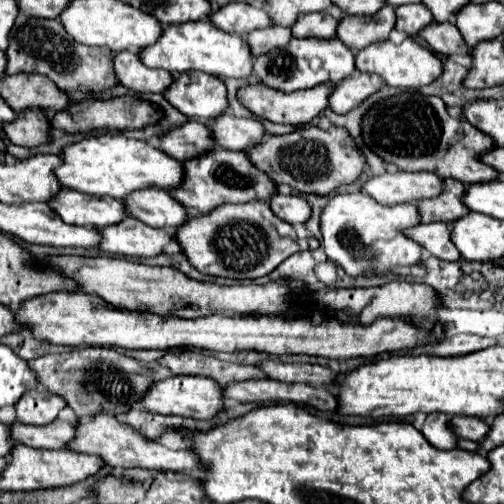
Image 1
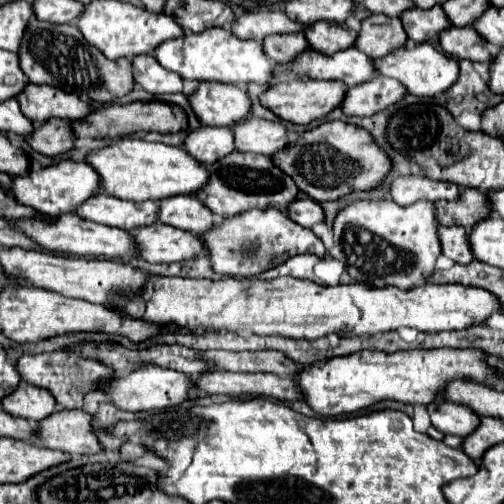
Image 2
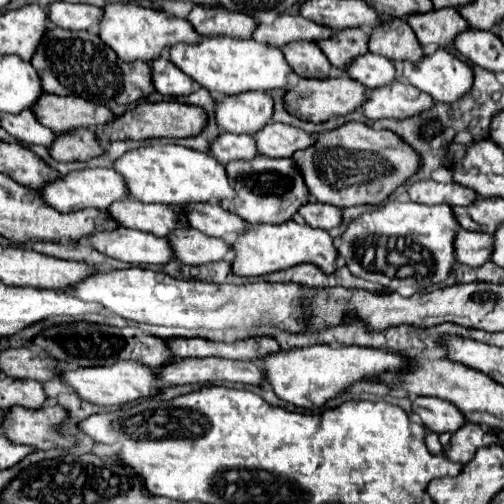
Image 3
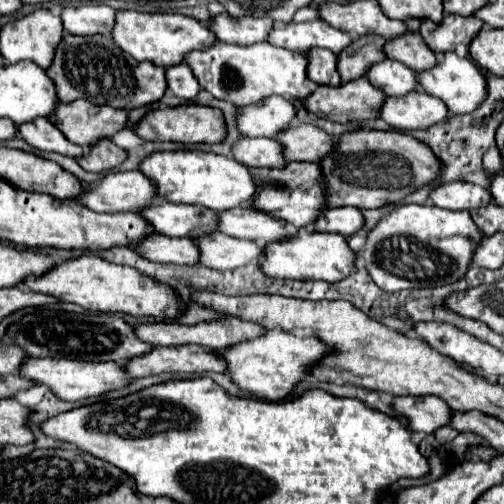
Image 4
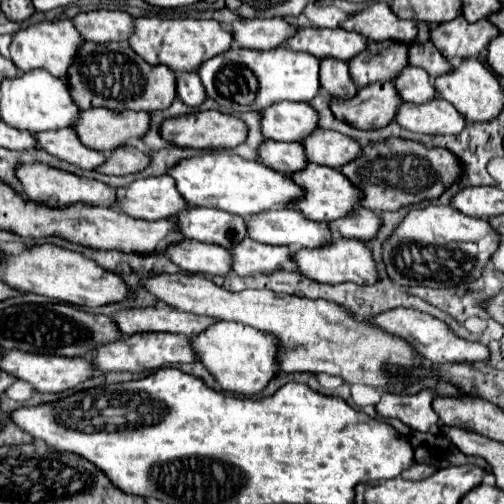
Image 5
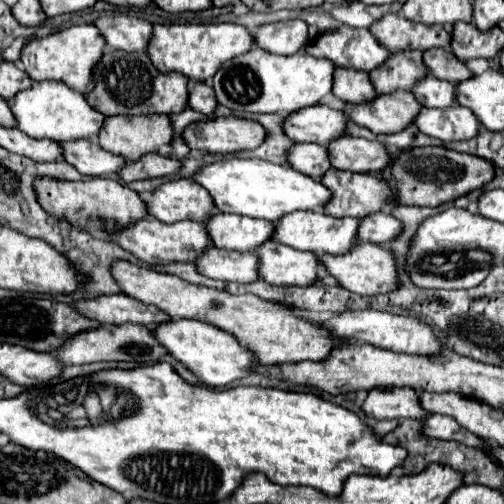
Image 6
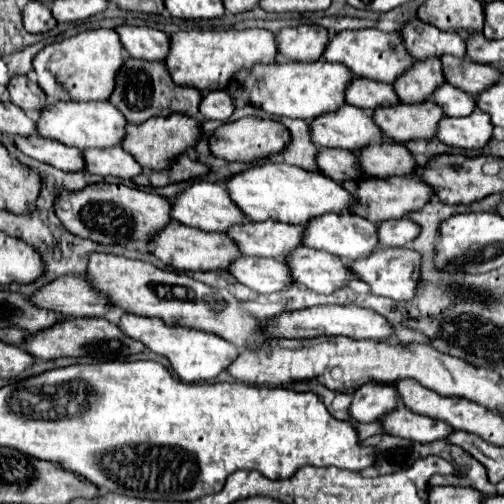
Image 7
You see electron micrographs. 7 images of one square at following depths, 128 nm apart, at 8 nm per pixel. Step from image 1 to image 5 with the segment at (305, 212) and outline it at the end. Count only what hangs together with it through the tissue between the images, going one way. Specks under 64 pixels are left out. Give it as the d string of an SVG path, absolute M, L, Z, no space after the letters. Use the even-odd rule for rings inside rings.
M356 208L342 220L330 222L332 232L340 232L344 238L356 238L356 240L372 240L376 232L382 228L382 218L378 212L368 208Z

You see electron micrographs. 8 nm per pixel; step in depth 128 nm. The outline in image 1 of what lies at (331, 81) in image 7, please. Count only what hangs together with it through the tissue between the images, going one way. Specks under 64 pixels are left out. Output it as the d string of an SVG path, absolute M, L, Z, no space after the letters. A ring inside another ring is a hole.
M198 20L180 26L168 26L162 38L140 50L140 58L148 68L162 68L172 74L184 74L190 70L200 70L218 78L248 78L252 74L252 50L242 36L224 34L208 20Z

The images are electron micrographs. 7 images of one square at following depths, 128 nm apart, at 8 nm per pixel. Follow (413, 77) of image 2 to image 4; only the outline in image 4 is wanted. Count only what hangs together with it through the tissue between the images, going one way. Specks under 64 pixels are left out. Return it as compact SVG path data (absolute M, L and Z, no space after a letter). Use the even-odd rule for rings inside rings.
M446 52L446 58L442 62L438 62L432 70L420 72L418 84L424 88L424 92L440 98L448 106L450 114L474 112L488 98L488 86L486 86L484 72L476 66L476 62L472 58L460 58L460 56L456 56L456 52Z

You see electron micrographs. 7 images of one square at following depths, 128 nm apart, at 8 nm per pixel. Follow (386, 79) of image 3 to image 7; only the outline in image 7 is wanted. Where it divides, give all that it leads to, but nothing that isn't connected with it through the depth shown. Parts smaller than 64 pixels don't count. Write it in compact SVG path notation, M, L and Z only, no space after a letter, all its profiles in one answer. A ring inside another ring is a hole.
M442 84L440 88L436 88L434 102L444 110L446 116L456 116L456 118L468 116L476 110L476 98L450 84Z

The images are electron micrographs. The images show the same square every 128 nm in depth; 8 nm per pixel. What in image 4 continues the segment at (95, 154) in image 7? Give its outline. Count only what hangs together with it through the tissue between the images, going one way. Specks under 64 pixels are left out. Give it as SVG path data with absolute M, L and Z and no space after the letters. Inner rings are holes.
M38 118L34 122L18 126L18 134L20 134L20 138L24 138L30 146L34 146L38 150L58 152L58 154L72 156L72 158L82 156L82 148L68 142L66 136L48 118Z

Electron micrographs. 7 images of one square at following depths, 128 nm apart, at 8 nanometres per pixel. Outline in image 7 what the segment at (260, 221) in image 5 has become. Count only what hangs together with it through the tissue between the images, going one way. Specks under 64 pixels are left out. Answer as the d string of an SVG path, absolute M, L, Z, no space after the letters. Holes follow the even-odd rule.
M352 212L324 214L324 216L312 220L306 226L302 244L310 246L310 248L316 248L316 250L326 250L326 252L338 256L340 260L344 260L344 264L352 264L358 258L370 256L380 246L378 236L376 236L376 224L372 224L370 220L366 220L366 218L358 216L358 214L352 214Z

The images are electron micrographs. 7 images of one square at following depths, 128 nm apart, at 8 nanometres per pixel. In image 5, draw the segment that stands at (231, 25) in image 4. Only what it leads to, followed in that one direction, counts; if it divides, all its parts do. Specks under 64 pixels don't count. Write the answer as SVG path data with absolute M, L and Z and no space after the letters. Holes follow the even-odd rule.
M254 18L232 24L232 34L238 46L250 50L272 50L286 46L288 40L298 32L284 18Z

